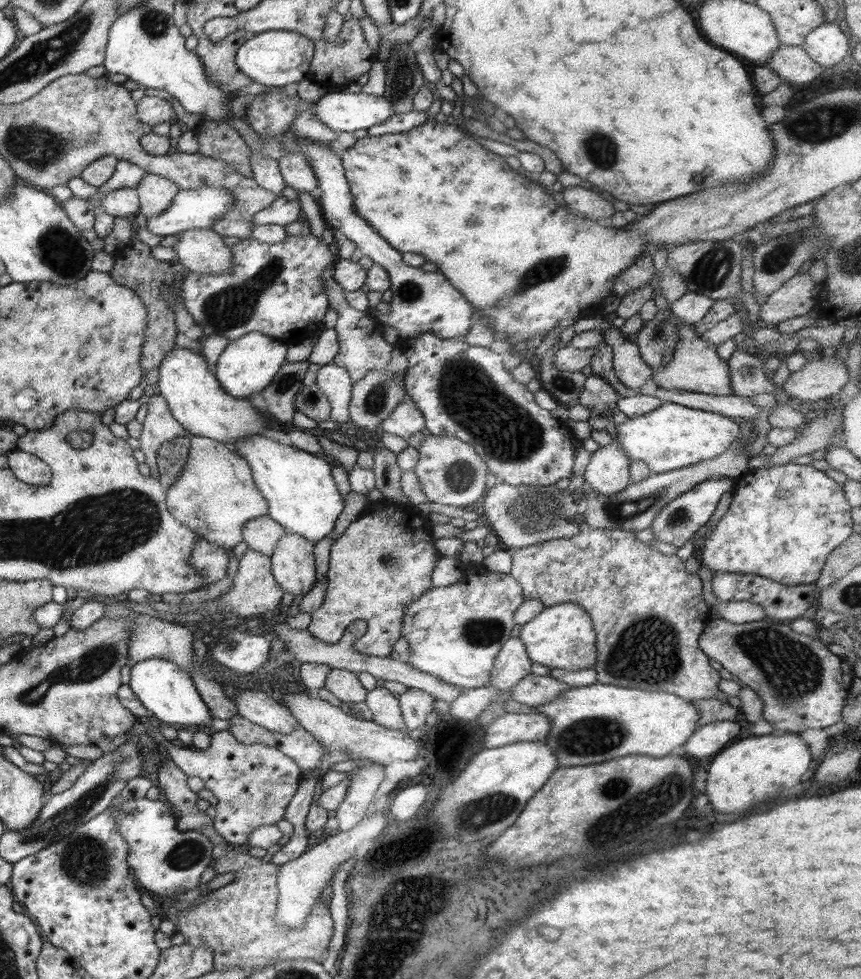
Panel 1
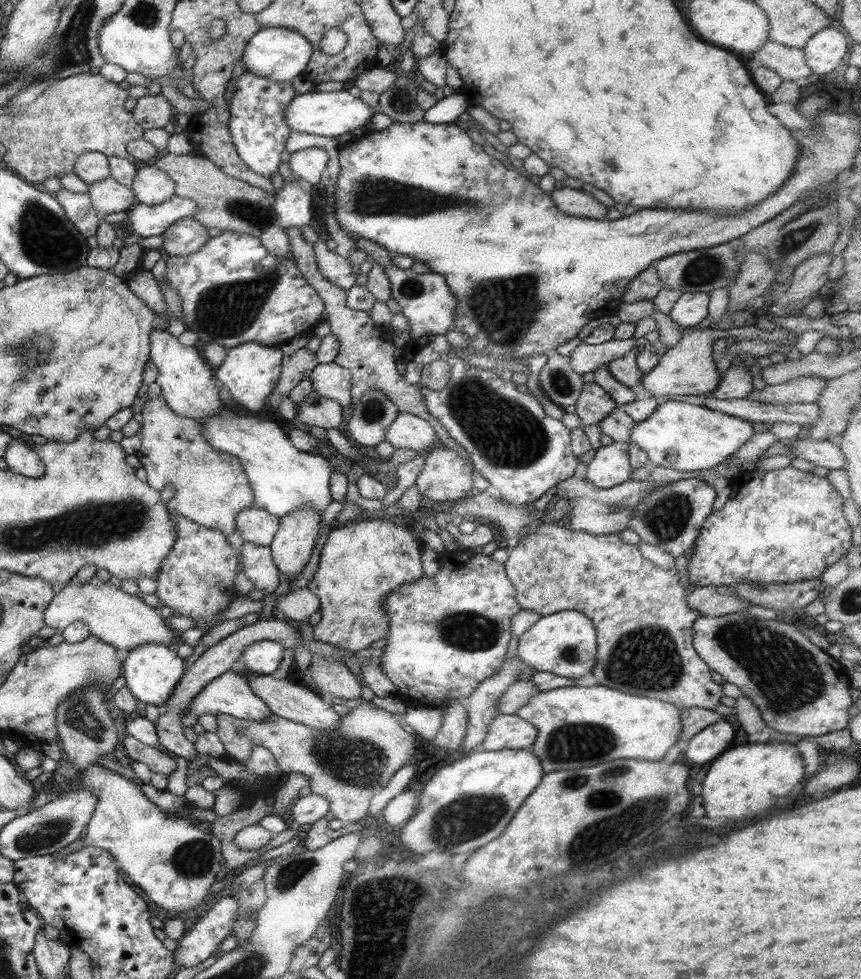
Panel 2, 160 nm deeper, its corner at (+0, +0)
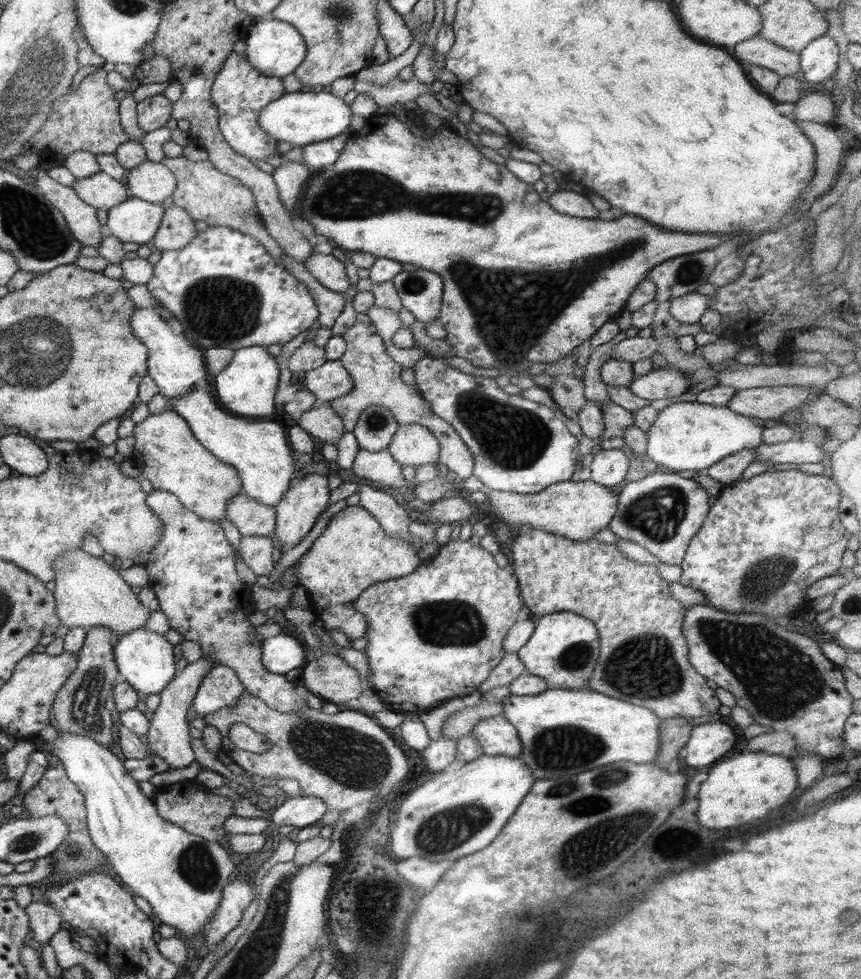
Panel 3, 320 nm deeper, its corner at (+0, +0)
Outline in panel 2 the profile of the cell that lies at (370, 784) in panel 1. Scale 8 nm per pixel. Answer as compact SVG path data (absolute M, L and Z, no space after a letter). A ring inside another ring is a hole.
M370 701L366 702L365 705L361 703L357 707L352 705L352 708L346 714L338 718L338 720L341 720L342 731L337 728L335 728L334 732L331 729L319 730L285 720L274 714L267 715L266 719L261 722L236 719L226 714L217 714L214 733L224 746L228 759L236 762L247 760L253 745L266 748L275 759L281 774L297 772L297 774L303 774L303 776L307 777L311 794L317 795L329 803L328 811L333 816L333 819L340 820L343 825L357 824L367 814L369 800L381 792L387 786L387 781L393 776L393 773L407 762L407 758L409 758L407 752L415 744L413 734L407 733L403 730L403 727L399 726L400 723L403 724L400 715L378 709L373 704L368 705L368 702L371 703ZM239 727L243 731L242 735L239 735L236 731Z

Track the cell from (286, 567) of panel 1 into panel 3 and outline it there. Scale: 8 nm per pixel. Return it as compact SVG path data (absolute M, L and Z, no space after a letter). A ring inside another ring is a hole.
M307 473L293 486L288 486L275 504L276 512L273 541L282 550L290 549L297 544L313 526L315 518L325 509L329 498L328 480L318 473Z

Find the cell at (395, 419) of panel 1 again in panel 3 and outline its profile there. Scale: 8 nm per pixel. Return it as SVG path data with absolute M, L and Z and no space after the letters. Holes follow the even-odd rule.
M418 424L398 426L386 449L399 466L413 466L415 469L424 464L431 464L438 460L439 446L435 437Z

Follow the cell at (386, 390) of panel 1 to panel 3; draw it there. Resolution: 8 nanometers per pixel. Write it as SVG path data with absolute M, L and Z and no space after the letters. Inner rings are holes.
M368 406L359 415L352 430L360 449L370 452L389 447L398 424L391 413L383 406Z

